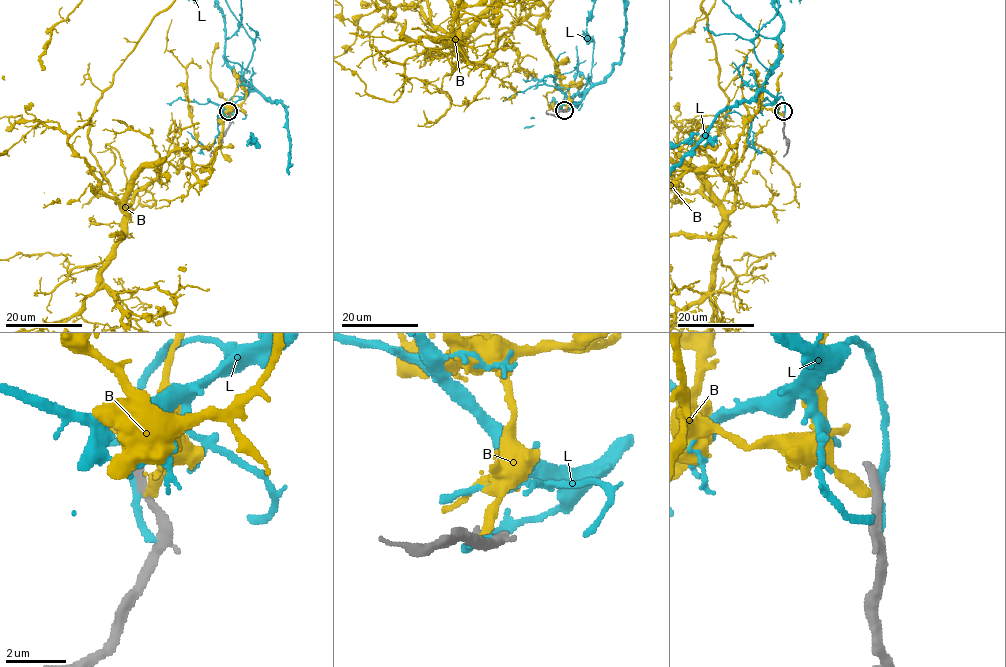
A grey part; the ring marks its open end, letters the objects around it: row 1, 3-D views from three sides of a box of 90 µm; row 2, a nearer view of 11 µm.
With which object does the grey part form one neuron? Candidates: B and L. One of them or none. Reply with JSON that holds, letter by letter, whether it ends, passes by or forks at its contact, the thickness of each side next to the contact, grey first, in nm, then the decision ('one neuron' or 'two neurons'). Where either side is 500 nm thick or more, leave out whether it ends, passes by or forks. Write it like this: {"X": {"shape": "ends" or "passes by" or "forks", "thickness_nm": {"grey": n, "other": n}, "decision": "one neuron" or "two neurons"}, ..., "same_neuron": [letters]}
{"B": {"shape": "ends", "thickness_nm": {"grey": 400, "other": 320}, "decision": "two neurons"}, "L": {"shape": "passes by", "thickness_nm": {"grey": 400, "other": 240}, "decision": "two neurons"}, "same_neuron": []}

